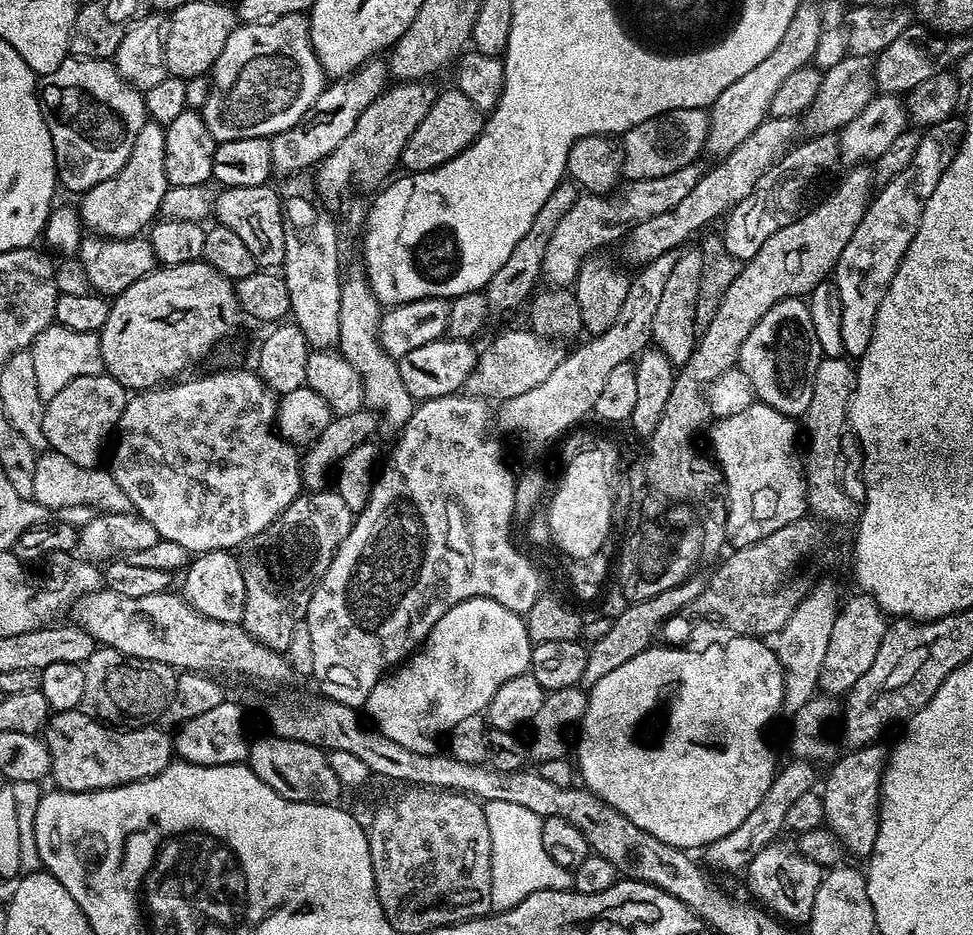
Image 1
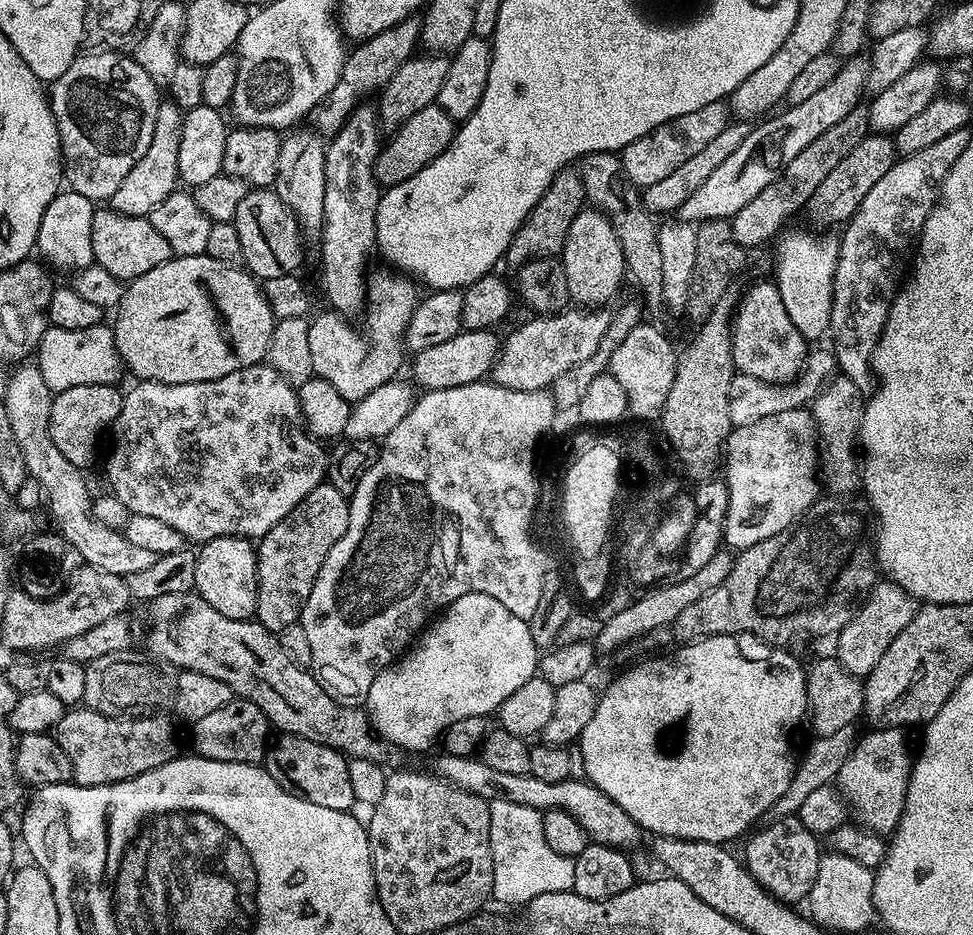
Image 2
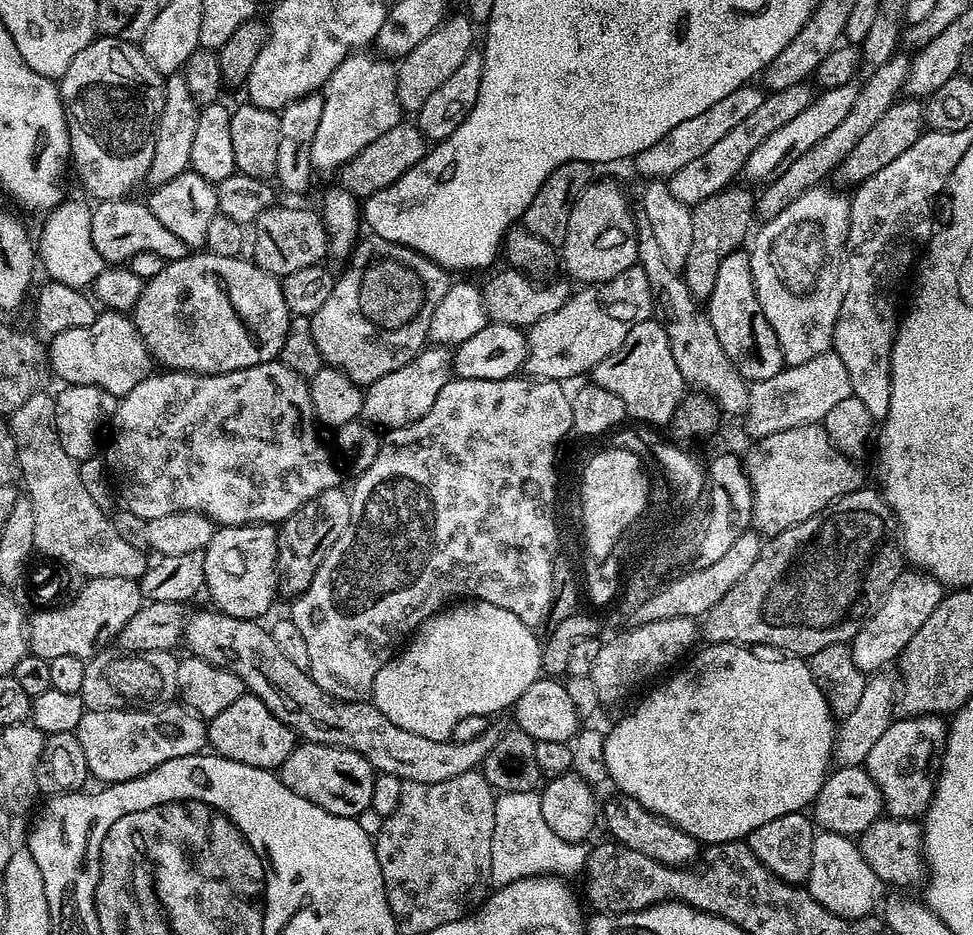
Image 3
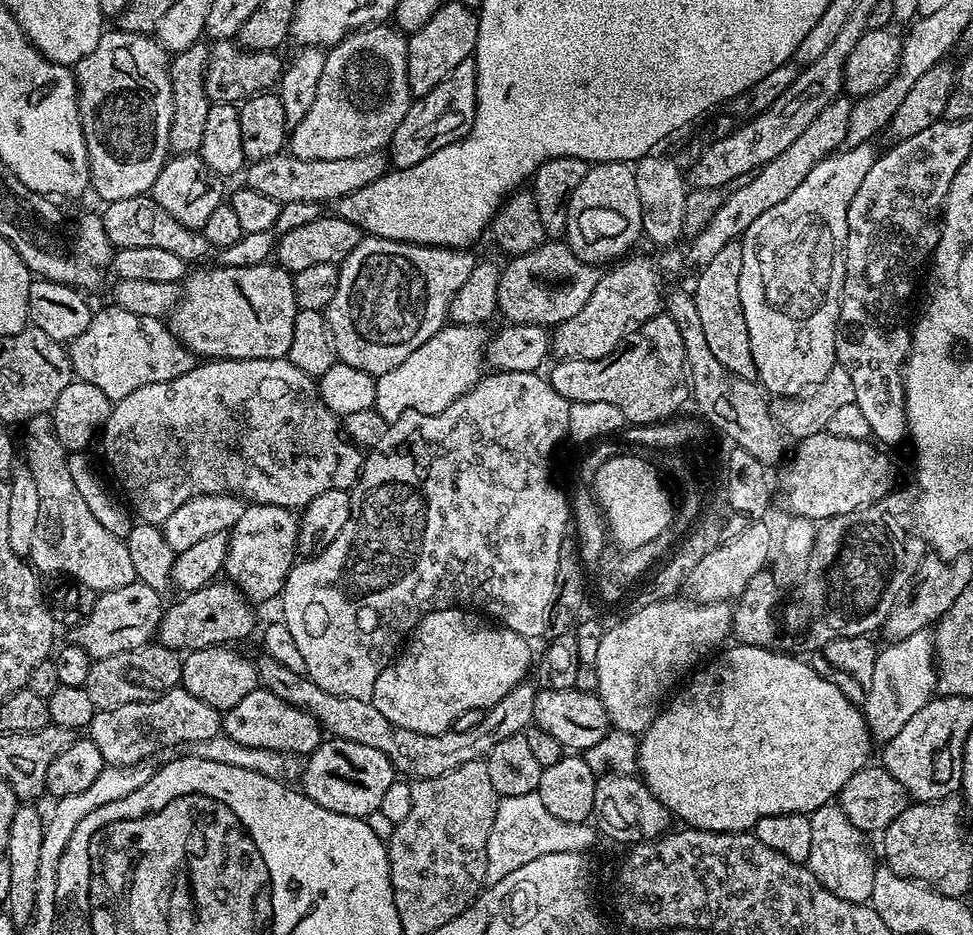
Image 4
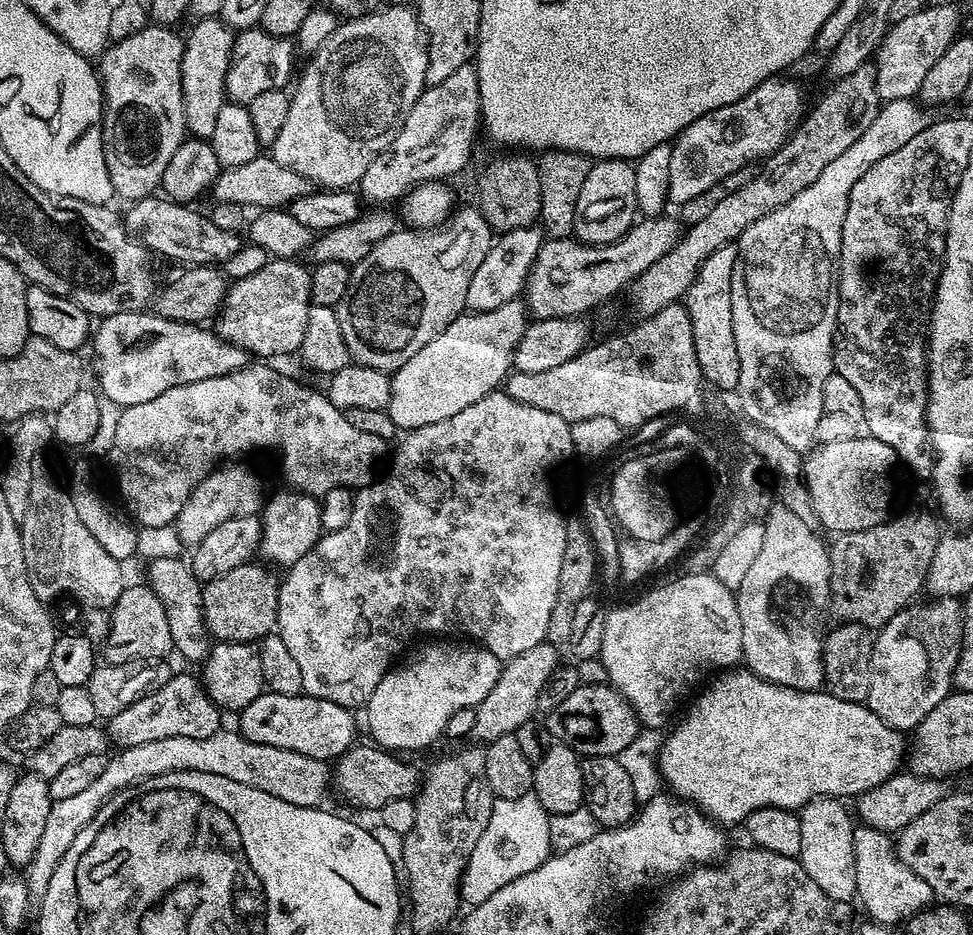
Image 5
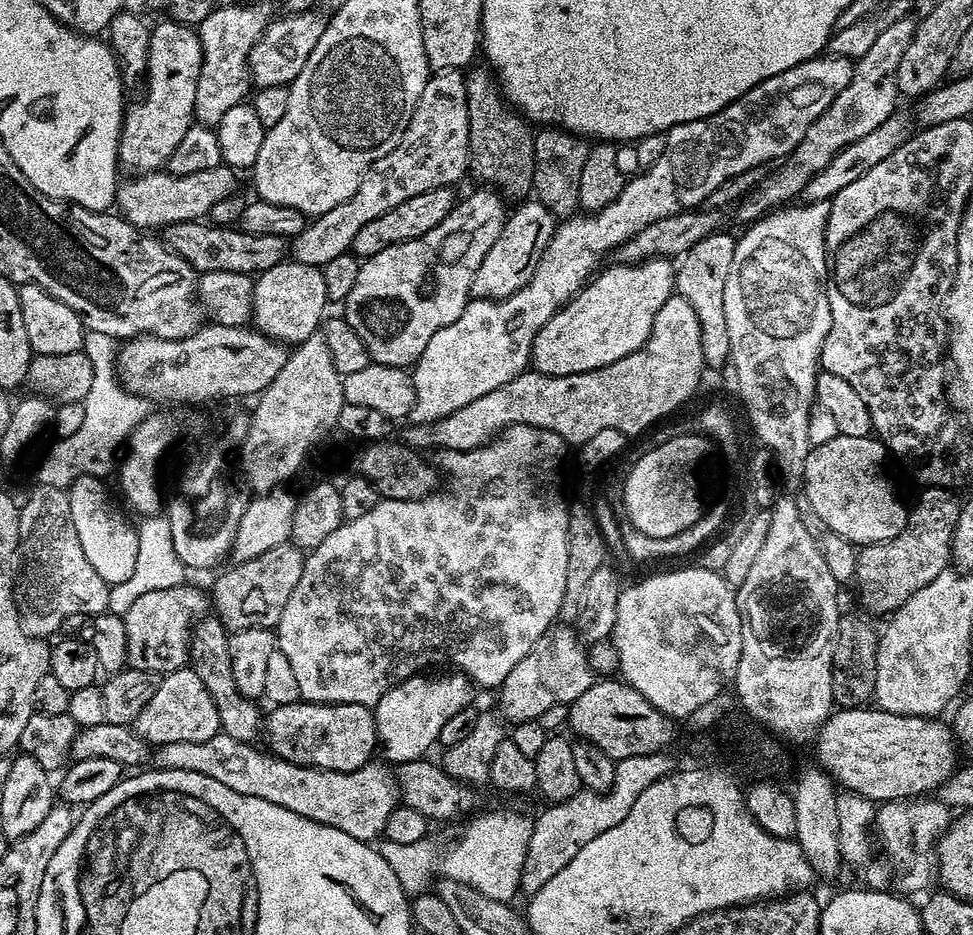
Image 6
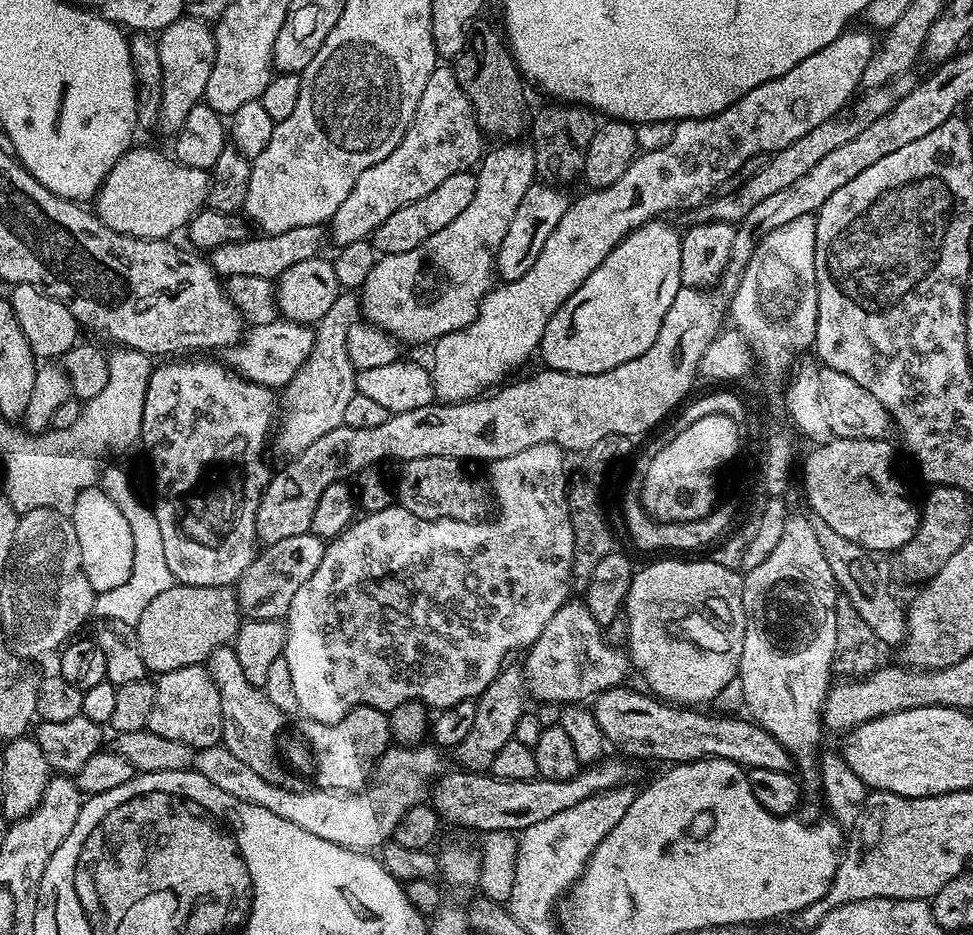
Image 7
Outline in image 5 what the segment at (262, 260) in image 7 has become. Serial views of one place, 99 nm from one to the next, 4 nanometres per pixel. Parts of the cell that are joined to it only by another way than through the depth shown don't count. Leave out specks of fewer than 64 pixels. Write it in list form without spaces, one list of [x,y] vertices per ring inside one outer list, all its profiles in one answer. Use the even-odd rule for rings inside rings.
[[[153,194],[137,200],[125,216],[122,223],[128,235],[137,244],[144,245],[149,253],[157,252],[168,260],[177,260],[180,266],[224,266],[224,263],[240,248],[239,235],[223,232],[214,226],[214,222],[204,213],[194,212],[194,208],[175,204],[170,199]]]

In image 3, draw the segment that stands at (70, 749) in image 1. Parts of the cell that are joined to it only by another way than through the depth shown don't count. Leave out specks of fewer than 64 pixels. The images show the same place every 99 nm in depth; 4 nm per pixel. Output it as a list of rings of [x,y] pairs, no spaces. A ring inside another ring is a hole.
[[[179,702],[155,710],[147,707],[93,712],[86,710],[78,722],[75,734],[86,754],[89,777],[93,781],[101,780],[99,783],[104,786],[133,780],[174,758],[199,756],[208,743],[206,721]]]

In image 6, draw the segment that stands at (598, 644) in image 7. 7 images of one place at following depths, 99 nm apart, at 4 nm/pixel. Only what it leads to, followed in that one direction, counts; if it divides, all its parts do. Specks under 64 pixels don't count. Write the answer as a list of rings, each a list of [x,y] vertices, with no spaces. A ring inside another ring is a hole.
[[[560,622],[549,628],[546,635],[528,651],[526,658],[522,658],[518,666],[506,674],[504,683],[498,689],[499,711],[503,719],[512,724],[540,720],[543,712],[548,712],[555,706],[559,696],[564,696],[563,703],[570,705],[579,696],[586,694],[593,682],[594,673],[588,662],[585,645],[578,639],[575,627]]]

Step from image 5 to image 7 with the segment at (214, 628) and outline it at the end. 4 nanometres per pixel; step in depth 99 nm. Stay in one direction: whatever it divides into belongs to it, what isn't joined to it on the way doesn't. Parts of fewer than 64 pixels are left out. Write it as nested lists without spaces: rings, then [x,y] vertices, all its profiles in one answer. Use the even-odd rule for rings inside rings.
[[[309,531],[301,536],[282,538],[282,542],[274,542],[257,551],[250,566],[246,566],[234,585],[241,617],[250,620],[284,620],[290,610],[290,602],[294,602],[294,594],[298,594],[306,578],[318,570],[325,547],[325,541]]]

